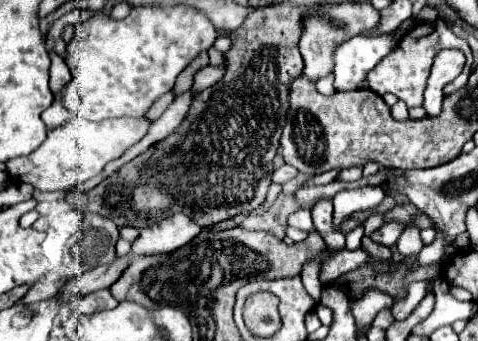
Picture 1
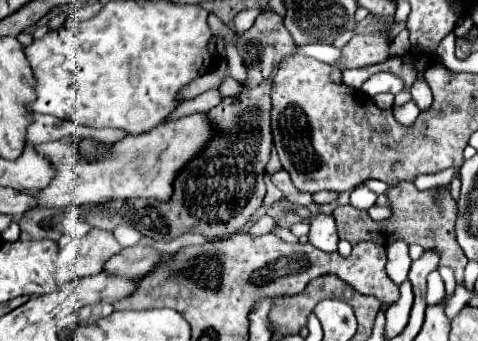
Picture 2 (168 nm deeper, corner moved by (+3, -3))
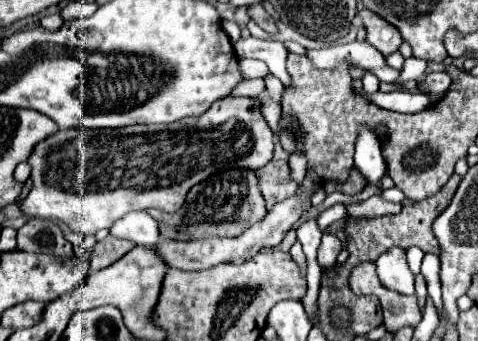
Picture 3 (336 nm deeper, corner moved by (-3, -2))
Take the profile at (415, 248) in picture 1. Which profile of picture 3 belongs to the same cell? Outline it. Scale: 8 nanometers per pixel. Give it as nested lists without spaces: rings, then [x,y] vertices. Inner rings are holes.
[[[392,248],[384,252],[376,260],[376,266],[378,266],[378,278],[388,290],[400,294],[414,294],[414,274],[406,262],[404,248]]]

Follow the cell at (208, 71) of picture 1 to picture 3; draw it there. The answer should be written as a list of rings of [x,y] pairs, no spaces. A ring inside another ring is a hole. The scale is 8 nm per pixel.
[[[262,100],[260,102],[262,106],[262,116],[264,120],[268,122],[268,126],[274,130],[274,134],[278,134],[278,120],[280,120],[280,104],[278,102],[272,102],[272,100]]]

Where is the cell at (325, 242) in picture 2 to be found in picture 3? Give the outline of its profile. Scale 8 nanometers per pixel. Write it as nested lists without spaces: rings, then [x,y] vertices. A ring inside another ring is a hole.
[[[324,232],[322,244],[320,244],[320,248],[318,248],[318,264],[320,264],[322,268],[332,266],[332,264],[336,262],[336,258],[338,258],[340,250],[342,250],[342,242],[340,242],[334,234]]]

